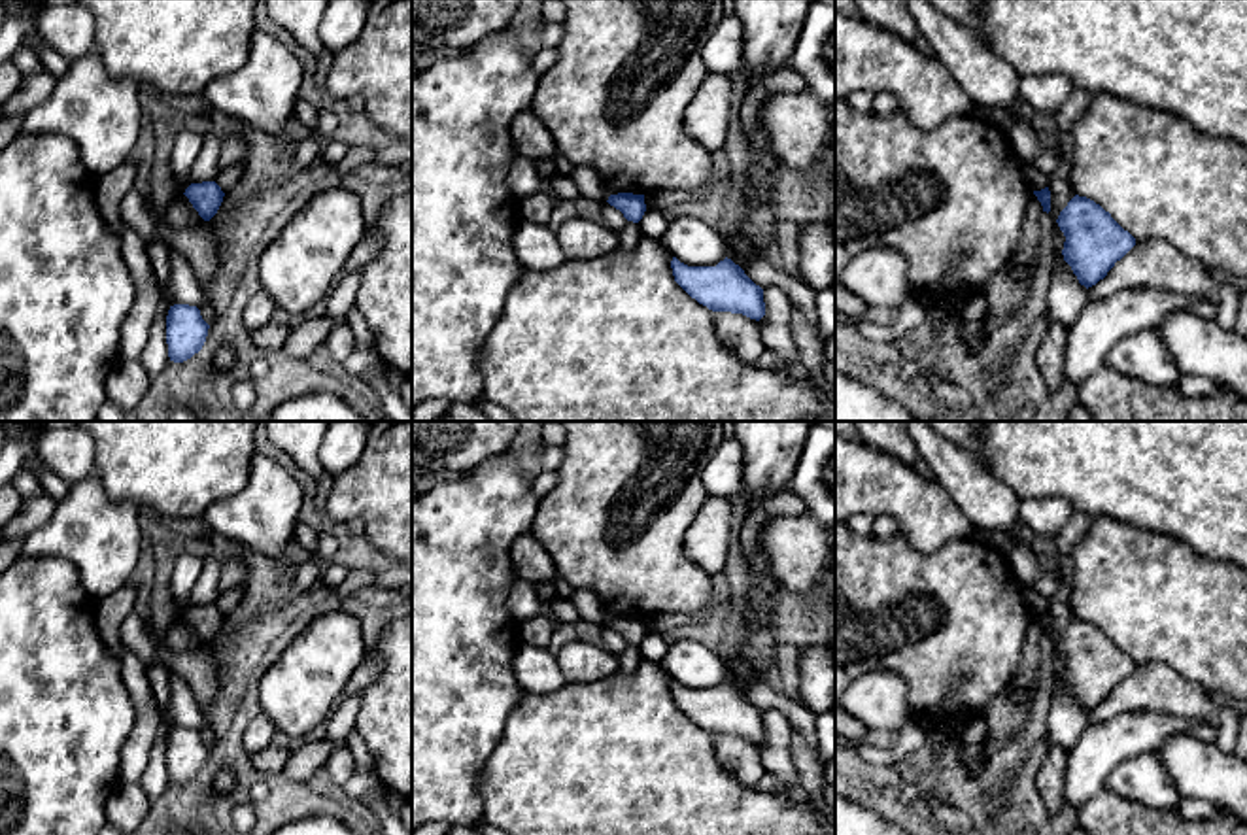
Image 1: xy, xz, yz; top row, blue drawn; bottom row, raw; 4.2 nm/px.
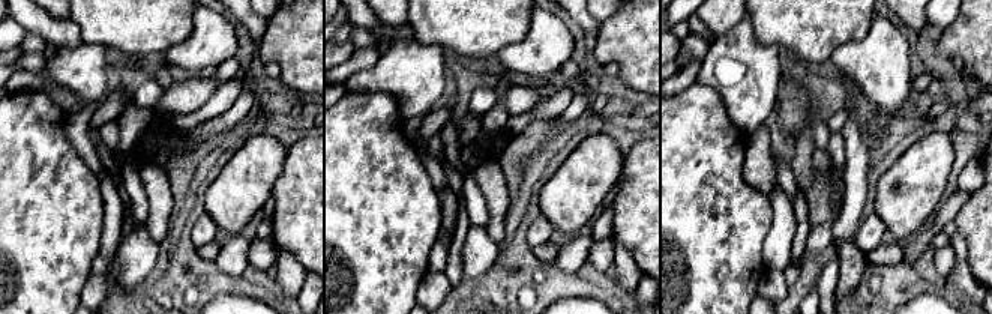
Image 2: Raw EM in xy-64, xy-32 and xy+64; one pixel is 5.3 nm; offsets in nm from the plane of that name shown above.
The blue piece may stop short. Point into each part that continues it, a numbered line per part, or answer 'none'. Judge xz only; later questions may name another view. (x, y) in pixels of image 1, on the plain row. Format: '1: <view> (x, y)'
none

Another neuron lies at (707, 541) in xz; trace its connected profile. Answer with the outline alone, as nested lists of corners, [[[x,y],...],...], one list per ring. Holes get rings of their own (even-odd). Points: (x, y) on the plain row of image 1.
[[[709,497],[684,538],[688,559],[712,576],[720,574],[729,548],[731,525],[733,504],[729,497]]]

